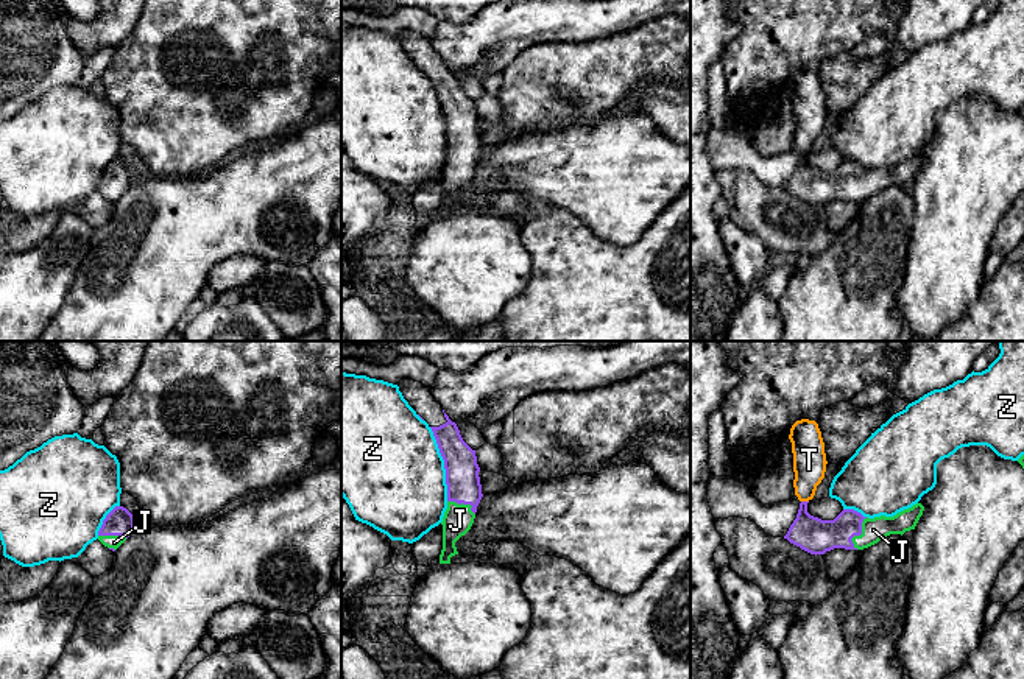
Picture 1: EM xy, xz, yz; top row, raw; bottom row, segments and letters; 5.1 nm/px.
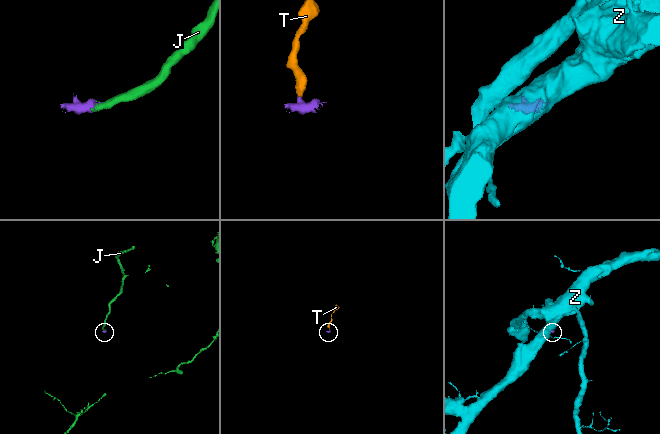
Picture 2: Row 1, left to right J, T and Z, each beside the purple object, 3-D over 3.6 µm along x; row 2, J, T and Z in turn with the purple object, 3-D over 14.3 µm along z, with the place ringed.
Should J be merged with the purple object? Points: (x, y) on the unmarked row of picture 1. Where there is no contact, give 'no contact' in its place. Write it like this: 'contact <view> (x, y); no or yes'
contact yz (859, 186); yes

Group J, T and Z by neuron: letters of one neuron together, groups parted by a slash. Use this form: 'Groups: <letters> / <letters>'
Groups: J T / Z

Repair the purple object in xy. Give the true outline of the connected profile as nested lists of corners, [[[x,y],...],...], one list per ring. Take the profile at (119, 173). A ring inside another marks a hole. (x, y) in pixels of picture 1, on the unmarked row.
[[[115,157],[103,171],[98,192],[115,202],[132,184],[134,167],[123,157]]]

